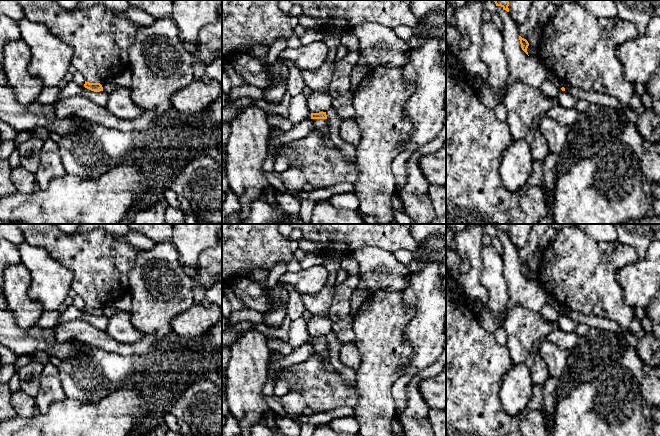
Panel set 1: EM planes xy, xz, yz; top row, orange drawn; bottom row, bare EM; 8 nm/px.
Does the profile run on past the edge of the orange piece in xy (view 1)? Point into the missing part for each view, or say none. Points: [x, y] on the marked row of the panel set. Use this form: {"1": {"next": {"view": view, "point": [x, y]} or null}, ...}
{"1": {"next": null}}

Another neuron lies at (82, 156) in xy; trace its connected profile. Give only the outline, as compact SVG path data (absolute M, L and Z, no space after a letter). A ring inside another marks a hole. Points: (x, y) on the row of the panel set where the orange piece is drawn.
M78 129L58 143L66 174L81 178L98 178L112 164L101 145L87 129Z

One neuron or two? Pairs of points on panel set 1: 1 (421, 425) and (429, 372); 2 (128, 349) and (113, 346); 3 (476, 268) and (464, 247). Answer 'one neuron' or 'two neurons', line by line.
1: one neuron
2: one neuron
3: one neuron

